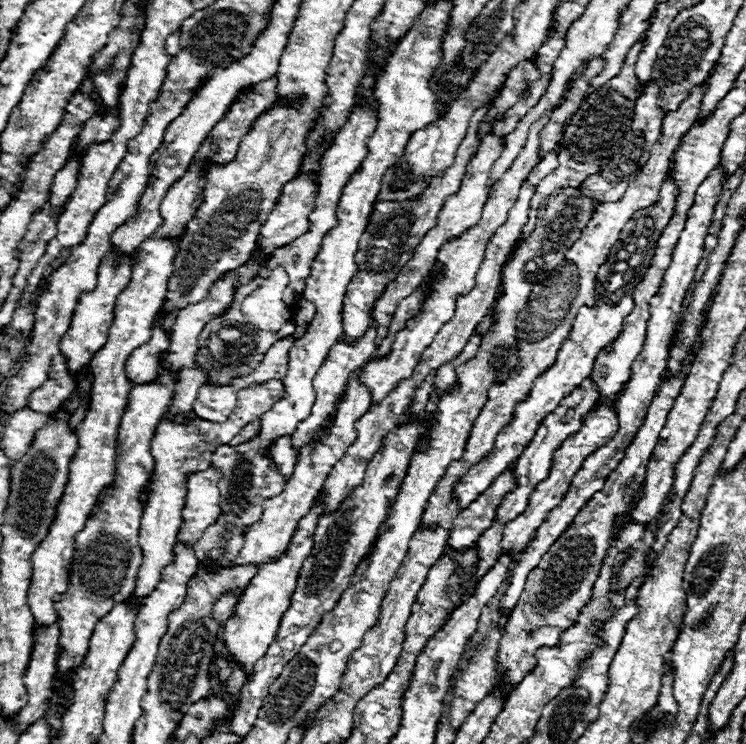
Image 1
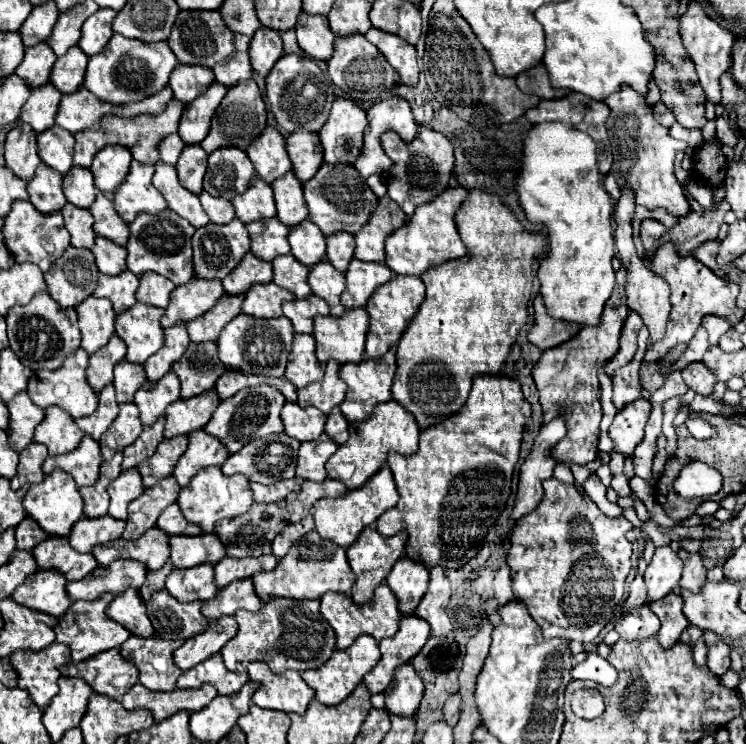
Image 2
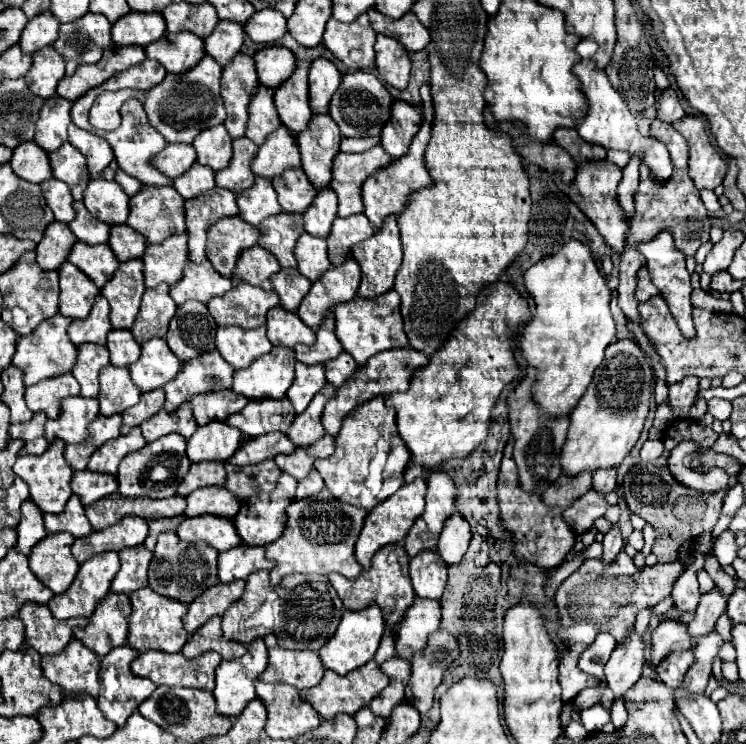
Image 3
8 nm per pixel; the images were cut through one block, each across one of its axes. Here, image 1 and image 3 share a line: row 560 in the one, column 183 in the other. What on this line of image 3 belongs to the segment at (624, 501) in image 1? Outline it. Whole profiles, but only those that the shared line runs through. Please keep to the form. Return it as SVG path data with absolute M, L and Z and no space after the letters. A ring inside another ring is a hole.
M162 532L150 562L148 584L162 596L190 604L196 596L200 596L200 592L208 590L212 584L218 584L218 552L206 542L184 542L176 536L176 532Z

